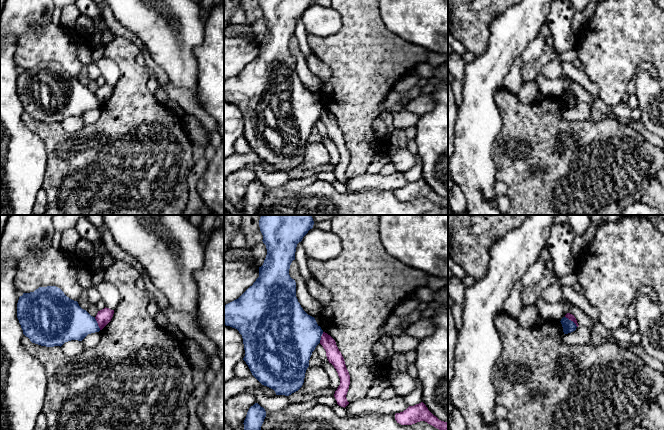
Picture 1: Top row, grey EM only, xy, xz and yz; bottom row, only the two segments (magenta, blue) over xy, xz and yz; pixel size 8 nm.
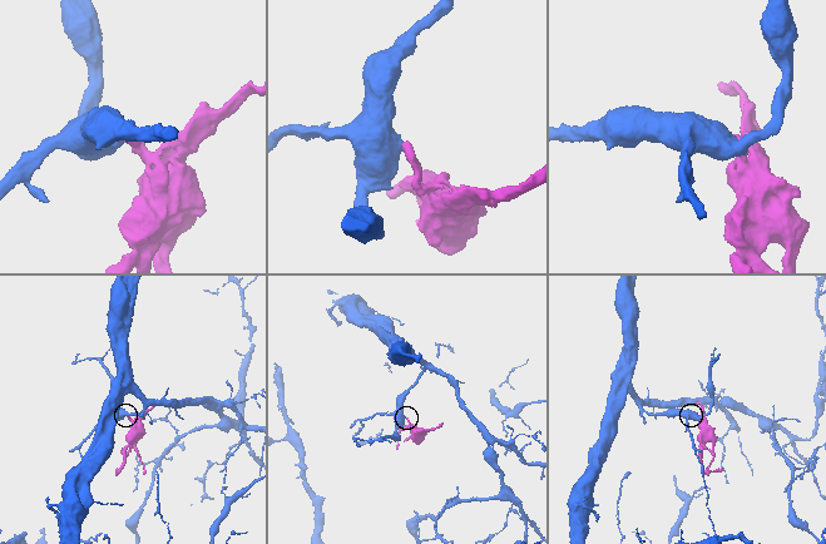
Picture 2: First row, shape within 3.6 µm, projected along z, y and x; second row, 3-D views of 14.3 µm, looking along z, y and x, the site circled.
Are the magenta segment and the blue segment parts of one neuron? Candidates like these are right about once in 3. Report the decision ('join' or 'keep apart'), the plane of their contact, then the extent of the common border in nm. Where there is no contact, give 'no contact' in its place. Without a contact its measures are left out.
keep apart; meets magenta in yz; contact 130 nm long

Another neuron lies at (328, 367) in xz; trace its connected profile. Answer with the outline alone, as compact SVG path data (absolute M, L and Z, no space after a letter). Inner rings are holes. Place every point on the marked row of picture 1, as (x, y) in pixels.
M323 363L322 368L327 372L329 379L330 379L330 388L333 390L337 390L338 386L340 385L340 378L334 366L329 363Z

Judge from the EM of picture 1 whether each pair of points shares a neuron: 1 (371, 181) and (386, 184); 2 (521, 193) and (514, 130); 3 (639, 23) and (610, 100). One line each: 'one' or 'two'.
1: one
2: one
3: one

